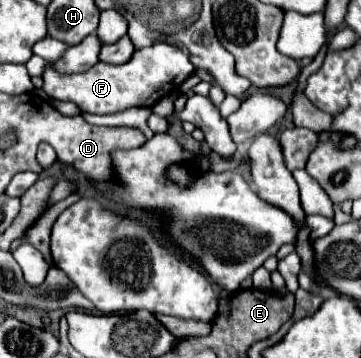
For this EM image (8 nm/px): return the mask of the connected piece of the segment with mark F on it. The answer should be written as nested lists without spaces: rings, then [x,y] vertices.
[[[45,37],[33,45],[33,55],[47,61],[43,71],[43,91],[57,101],[71,101],[79,109],[97,115],[119,113],[131,107],[153,107],[161,97],[177,91],[181,83],[195,71],[187,53],[183,53],[177,45],[155,43],[151,47],[137,49],[123,65],[97,63],[85,73],[59,73],[53,65],[63,57],[65,49],[69,47],[63,41],[53,41],[53,37]]]

